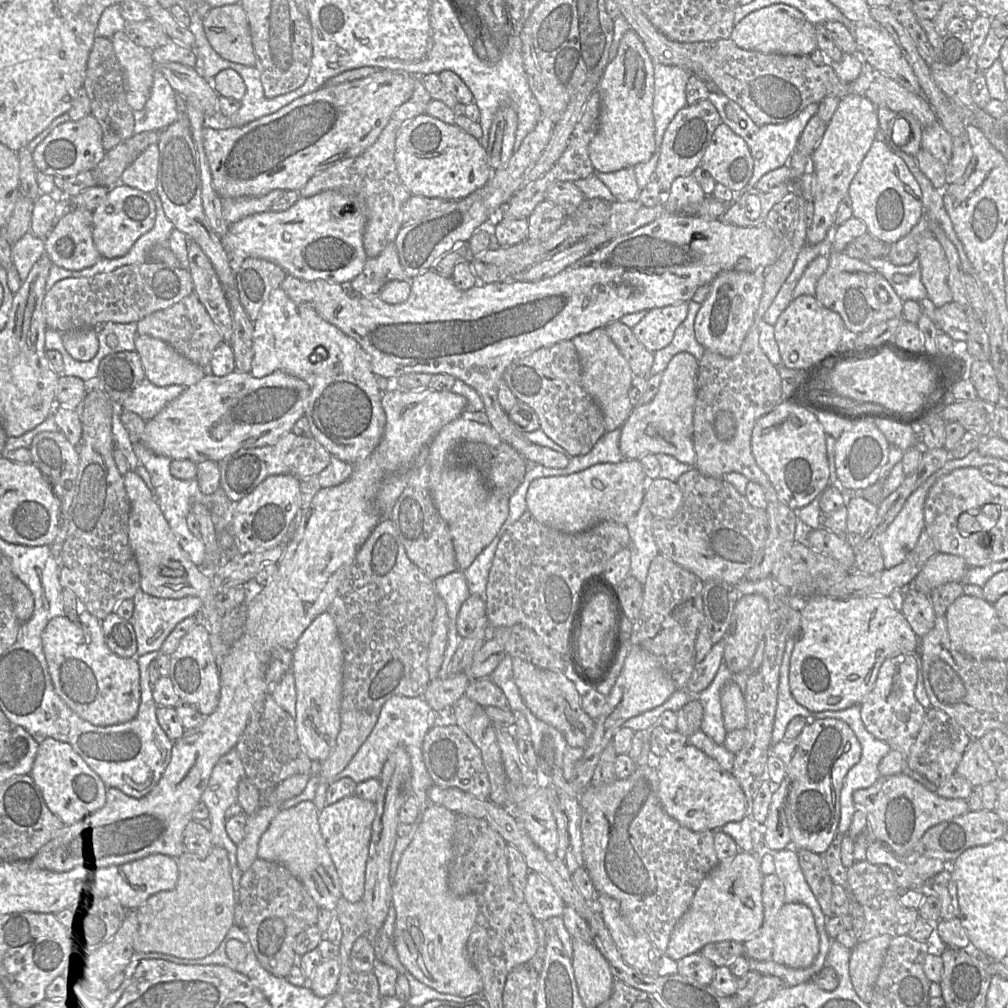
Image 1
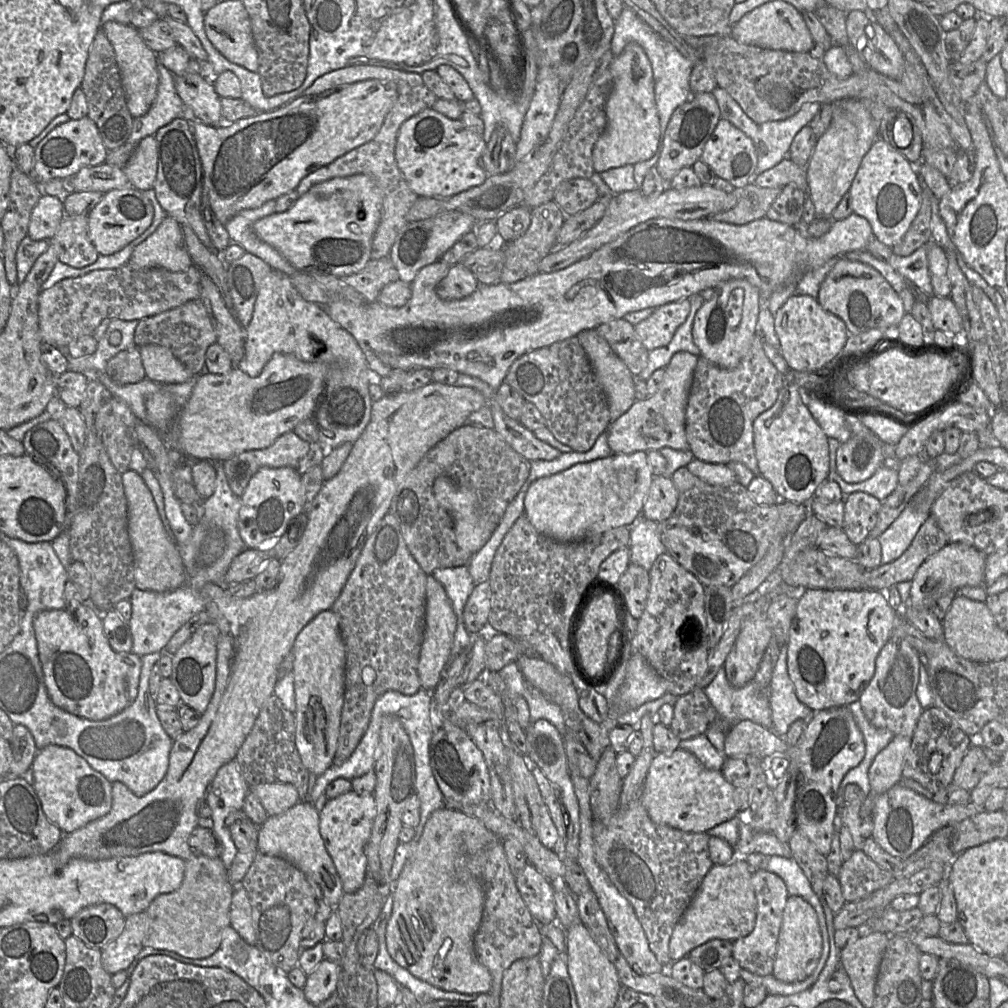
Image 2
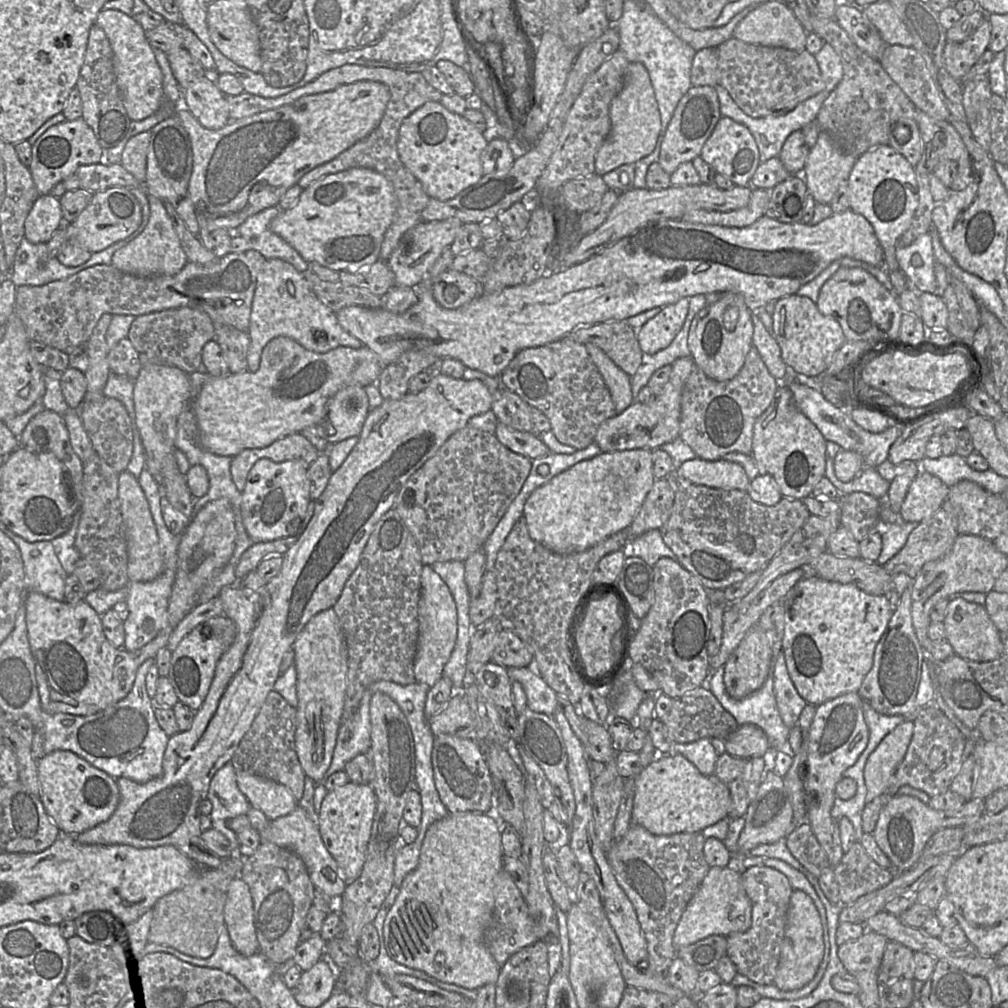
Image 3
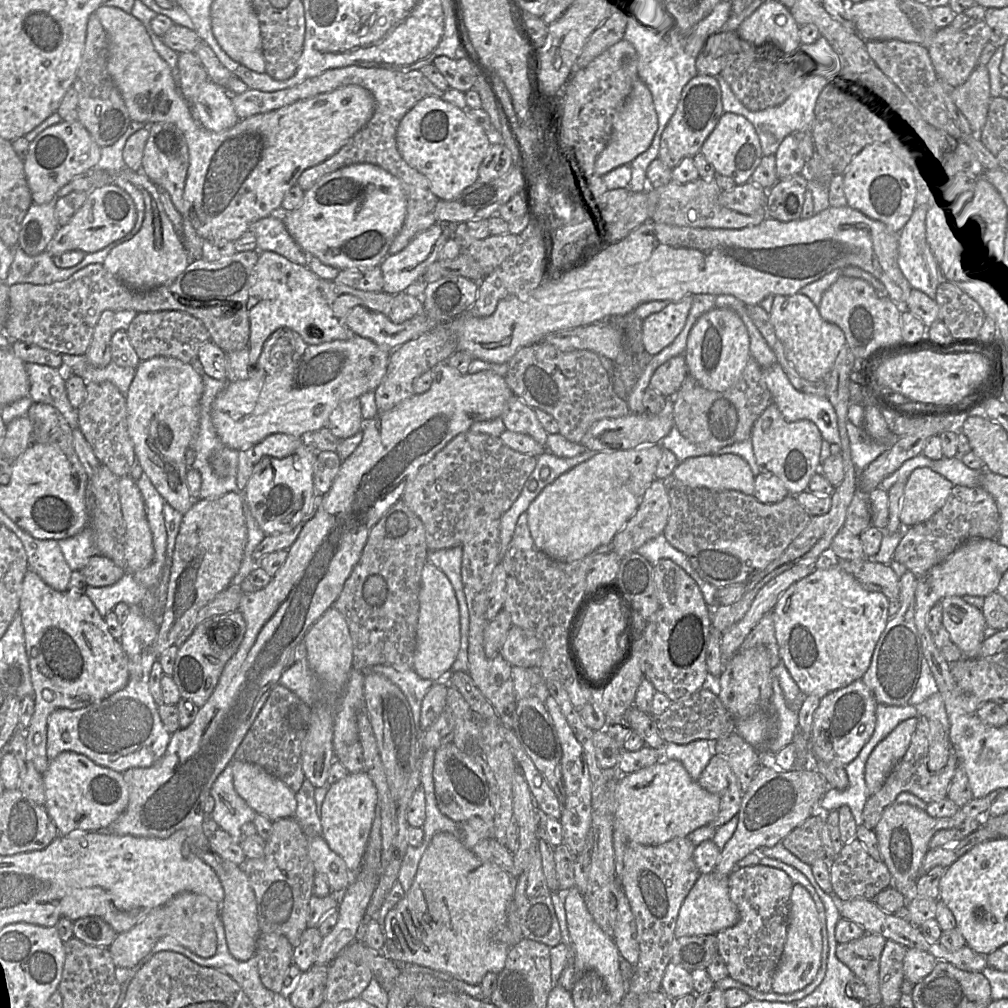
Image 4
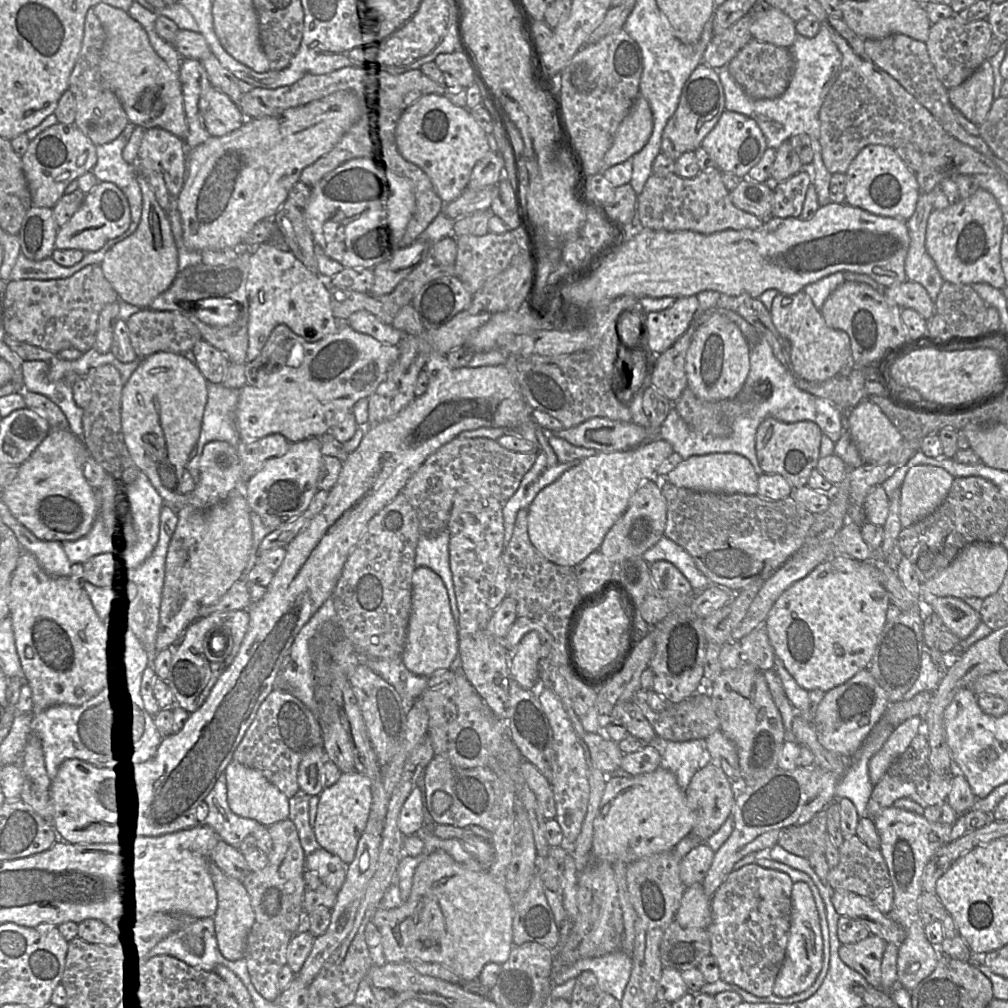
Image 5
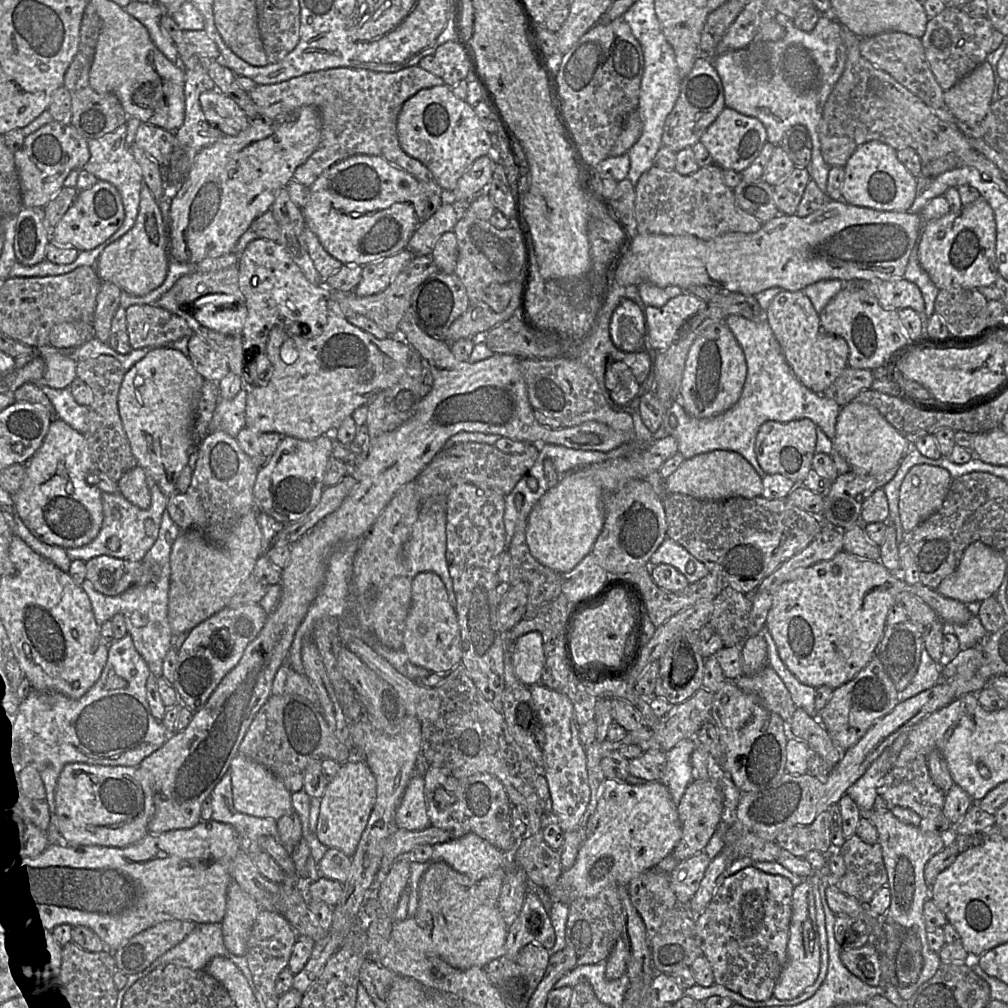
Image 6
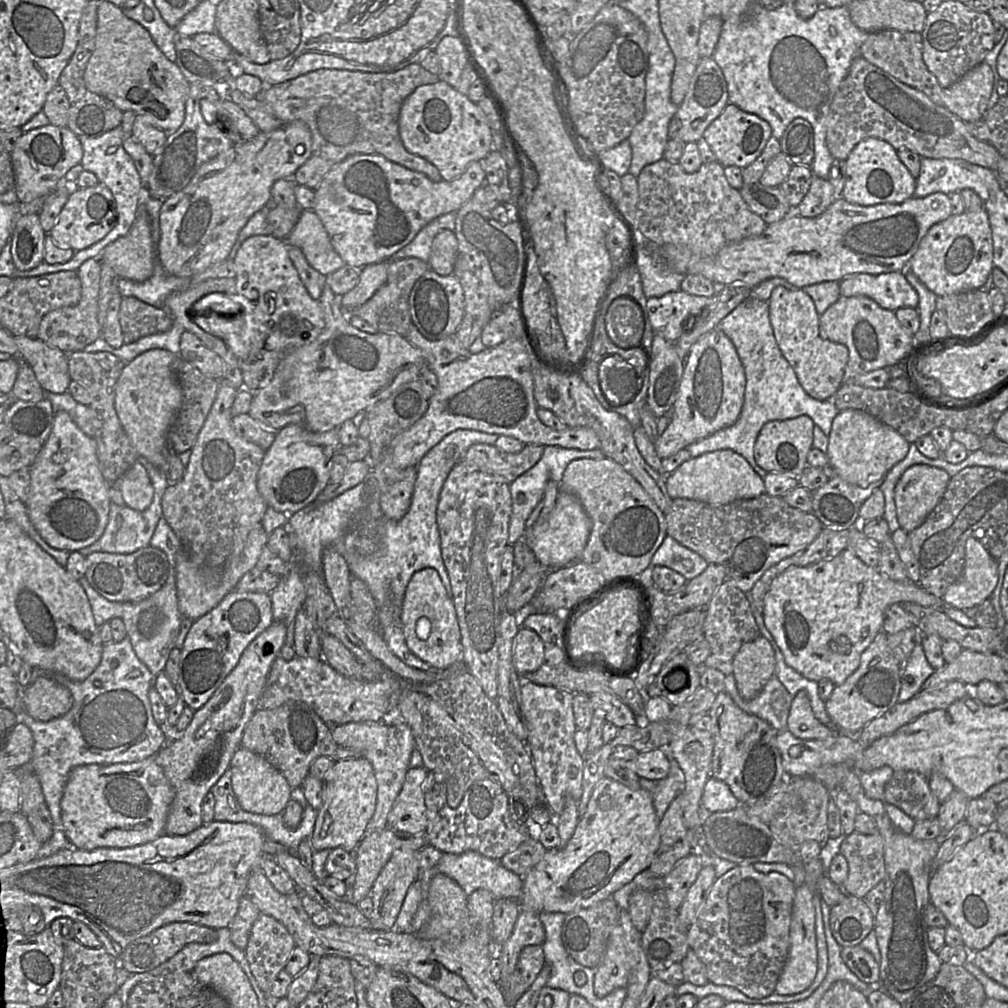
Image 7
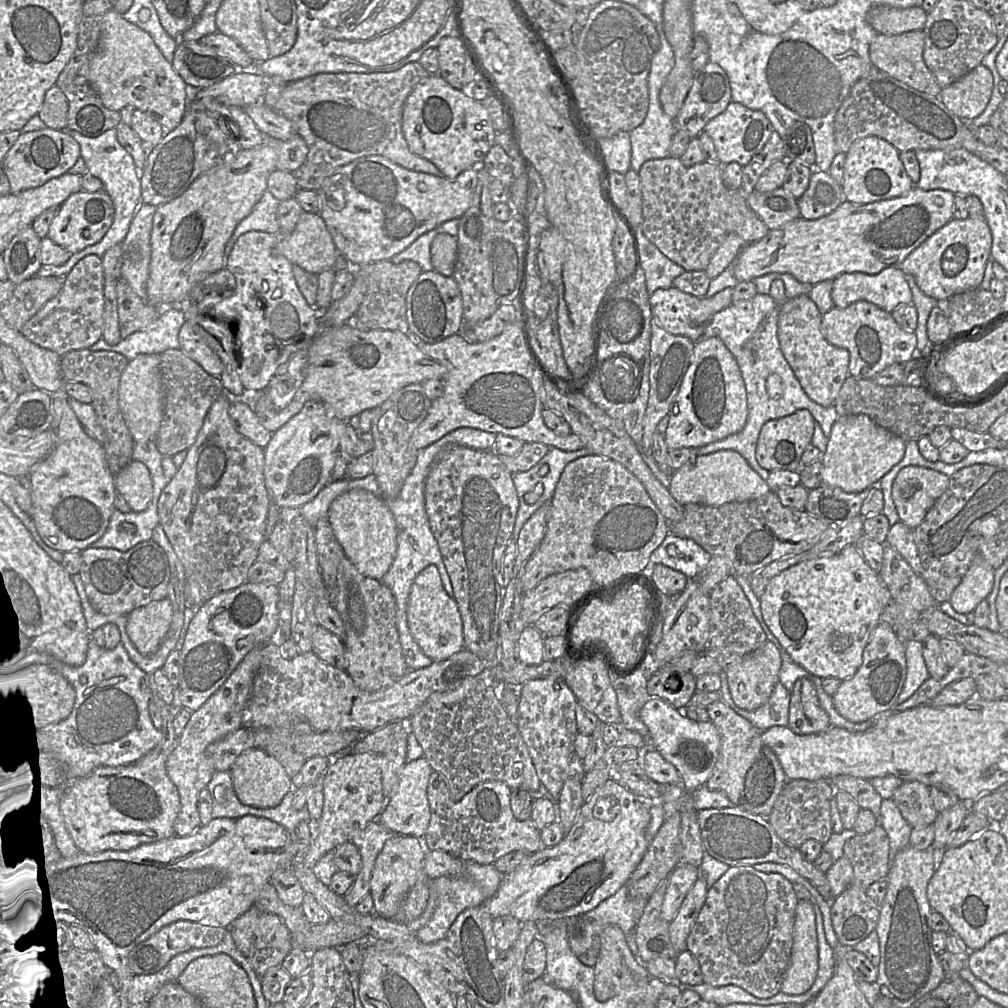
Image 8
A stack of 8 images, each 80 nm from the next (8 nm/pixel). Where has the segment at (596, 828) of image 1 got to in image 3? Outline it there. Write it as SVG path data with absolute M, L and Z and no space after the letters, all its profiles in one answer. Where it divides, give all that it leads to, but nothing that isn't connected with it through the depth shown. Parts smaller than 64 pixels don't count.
M631 823L625 836L613 842L606 853L618 884L636 911L646 939L649 965L643 971L666 974L676 957L673 945L675 929L710 869L703 853L705 840L701 832L654 835L641 825Z

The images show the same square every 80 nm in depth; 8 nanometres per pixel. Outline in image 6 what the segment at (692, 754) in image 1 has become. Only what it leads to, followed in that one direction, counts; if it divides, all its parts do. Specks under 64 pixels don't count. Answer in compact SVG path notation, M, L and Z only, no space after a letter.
M605 779L599 788L597 807L588 820L586 837L578 850L575 863L570 869L562 872L557 883L547 888L547 892L554 902L570 905L579 897L593 897L605 888L627 886L632 879L654 868L671 854L681 836L682 825L677 804L661 781L632 785L623 781Z

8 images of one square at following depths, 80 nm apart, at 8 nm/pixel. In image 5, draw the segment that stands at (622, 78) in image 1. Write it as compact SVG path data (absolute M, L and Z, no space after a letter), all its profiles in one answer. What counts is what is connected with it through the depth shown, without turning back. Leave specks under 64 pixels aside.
M641 95L620 123L613 142L604 155L604 168L620 164L639 152L653 130L653 116L648 101Z

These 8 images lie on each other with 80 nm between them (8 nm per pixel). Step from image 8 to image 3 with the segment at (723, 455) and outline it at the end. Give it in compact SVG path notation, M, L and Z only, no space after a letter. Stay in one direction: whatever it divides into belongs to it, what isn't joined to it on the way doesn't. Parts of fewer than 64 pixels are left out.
M695 458L685 461L677 471L691 483L711 488L748 491L751 483L740 464L724 459L707 461Z

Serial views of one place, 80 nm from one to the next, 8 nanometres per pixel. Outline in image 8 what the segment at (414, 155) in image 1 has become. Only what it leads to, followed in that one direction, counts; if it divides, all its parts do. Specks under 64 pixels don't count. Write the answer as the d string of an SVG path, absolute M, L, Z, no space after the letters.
M430 74L413 88L402 113L402 132L409 150L433 163L447 179L483 163L497 132L487 110L468 90L457 90L439 74Z

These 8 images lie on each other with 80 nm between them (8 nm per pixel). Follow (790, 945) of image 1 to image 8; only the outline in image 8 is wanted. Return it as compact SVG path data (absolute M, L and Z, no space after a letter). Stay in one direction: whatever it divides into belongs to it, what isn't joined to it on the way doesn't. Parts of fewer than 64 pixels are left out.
M798 900L793 929L793 946L789 966L780 991L789 995L806 993L818 971L818 943L812 905Z

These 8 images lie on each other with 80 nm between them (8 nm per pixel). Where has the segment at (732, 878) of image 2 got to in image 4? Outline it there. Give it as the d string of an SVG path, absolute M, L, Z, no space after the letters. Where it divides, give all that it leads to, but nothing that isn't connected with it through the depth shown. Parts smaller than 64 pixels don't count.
M714 872L701 874L681 905L674 934L677 938L705 934L716 935L736 925L739 919L737 906L730 899L728 876L721 876Z

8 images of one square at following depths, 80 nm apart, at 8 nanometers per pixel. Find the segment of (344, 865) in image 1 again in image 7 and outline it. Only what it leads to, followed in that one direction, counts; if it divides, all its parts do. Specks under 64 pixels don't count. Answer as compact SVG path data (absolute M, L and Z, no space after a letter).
M365 757L336 761L323 778L322 804L311 836L313 850L341 847L348 852L354 852L375 812L377 793L374 769Z

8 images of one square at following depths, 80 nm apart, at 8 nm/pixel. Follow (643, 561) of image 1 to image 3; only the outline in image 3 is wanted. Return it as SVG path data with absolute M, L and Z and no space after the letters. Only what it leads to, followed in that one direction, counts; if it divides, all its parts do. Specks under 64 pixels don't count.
M652 529L641 536L630 538L624 548L626 548L626 557L642 558L651 567L662 557L678 561L677 556L665 544L660 529Z

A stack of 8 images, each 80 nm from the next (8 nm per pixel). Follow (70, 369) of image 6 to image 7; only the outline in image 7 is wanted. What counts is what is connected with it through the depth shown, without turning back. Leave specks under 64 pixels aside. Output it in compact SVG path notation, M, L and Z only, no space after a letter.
M14 336L18 357L33 370L44 391L64 393L71 378L67 354L37 338Z

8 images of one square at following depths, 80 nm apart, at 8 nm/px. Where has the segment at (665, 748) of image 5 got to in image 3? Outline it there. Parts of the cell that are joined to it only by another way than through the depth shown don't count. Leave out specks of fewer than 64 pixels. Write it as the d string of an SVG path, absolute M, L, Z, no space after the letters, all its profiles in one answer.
M707 738L691 743L672 742L671 750L665 756L681 754L687 758L702 775L713 775L718 754Z

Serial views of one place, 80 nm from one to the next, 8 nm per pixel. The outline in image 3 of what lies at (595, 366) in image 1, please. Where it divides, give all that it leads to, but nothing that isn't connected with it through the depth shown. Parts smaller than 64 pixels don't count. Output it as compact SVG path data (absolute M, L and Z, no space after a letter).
M588 343L585 347L610 392L617 414L622 413L635 401L631 377L597 346Z

